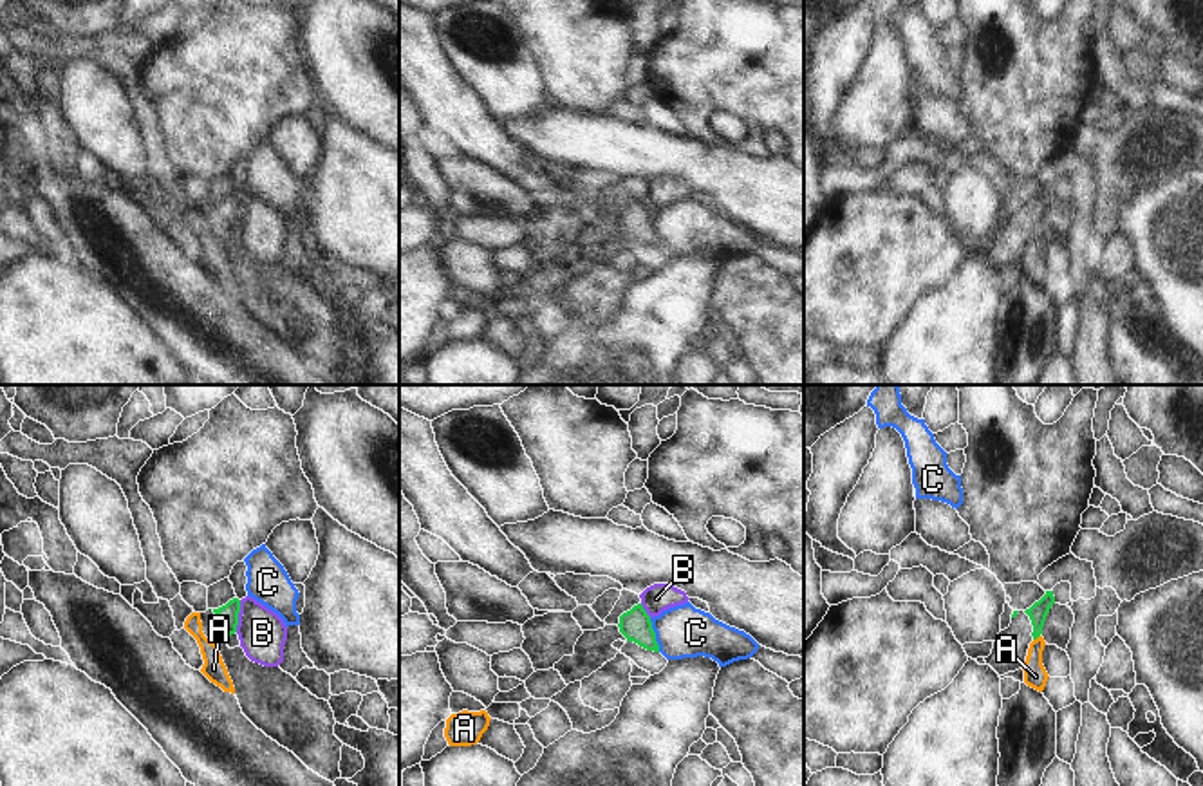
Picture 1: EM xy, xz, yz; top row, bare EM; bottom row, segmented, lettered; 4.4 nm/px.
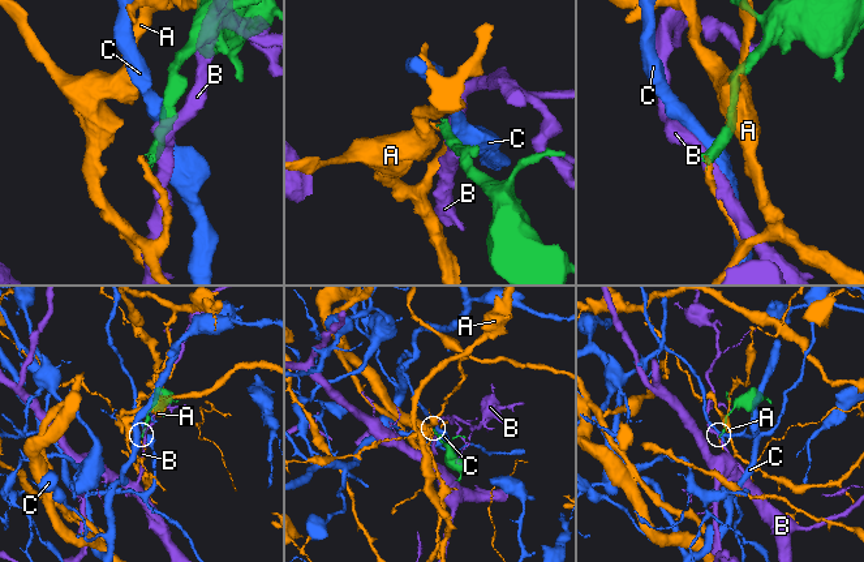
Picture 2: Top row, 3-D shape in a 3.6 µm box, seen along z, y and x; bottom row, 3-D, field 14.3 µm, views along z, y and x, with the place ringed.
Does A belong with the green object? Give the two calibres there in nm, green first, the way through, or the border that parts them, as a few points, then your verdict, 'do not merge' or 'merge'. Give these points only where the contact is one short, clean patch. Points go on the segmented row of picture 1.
90/110 nm | along yz (1039, 635), (1034, 640) | do not merge

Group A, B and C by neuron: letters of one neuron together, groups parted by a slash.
A / B / C

